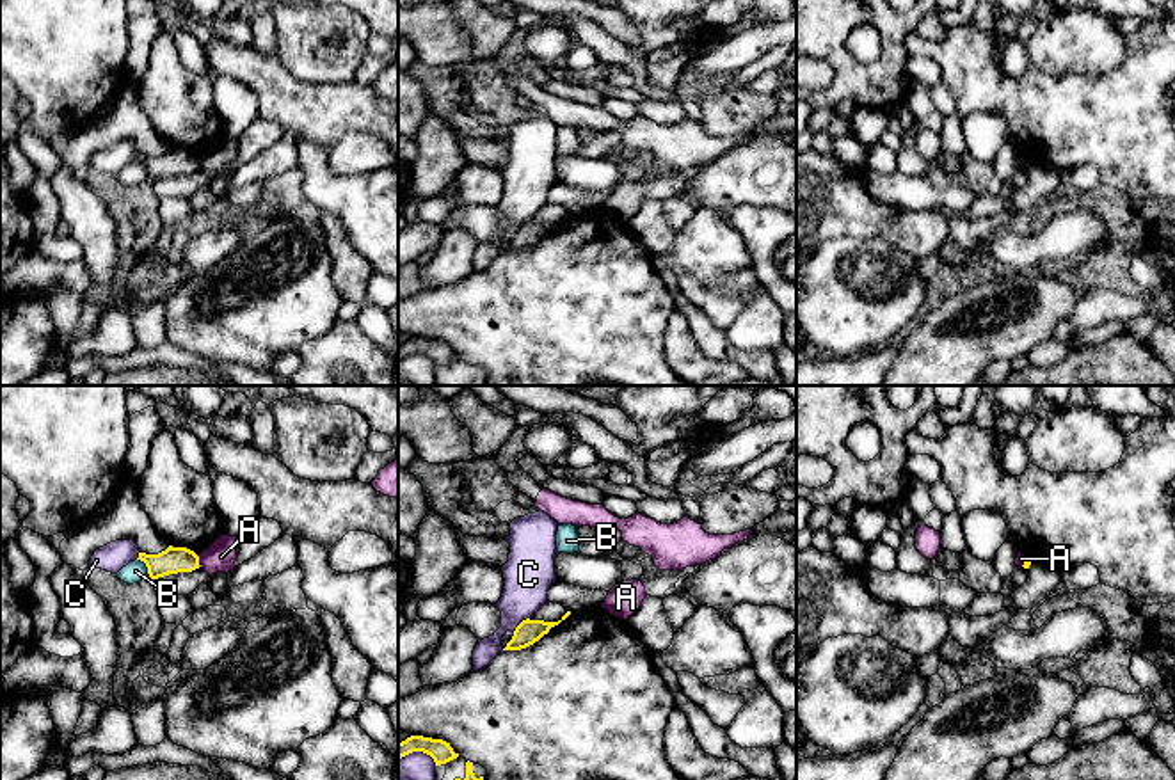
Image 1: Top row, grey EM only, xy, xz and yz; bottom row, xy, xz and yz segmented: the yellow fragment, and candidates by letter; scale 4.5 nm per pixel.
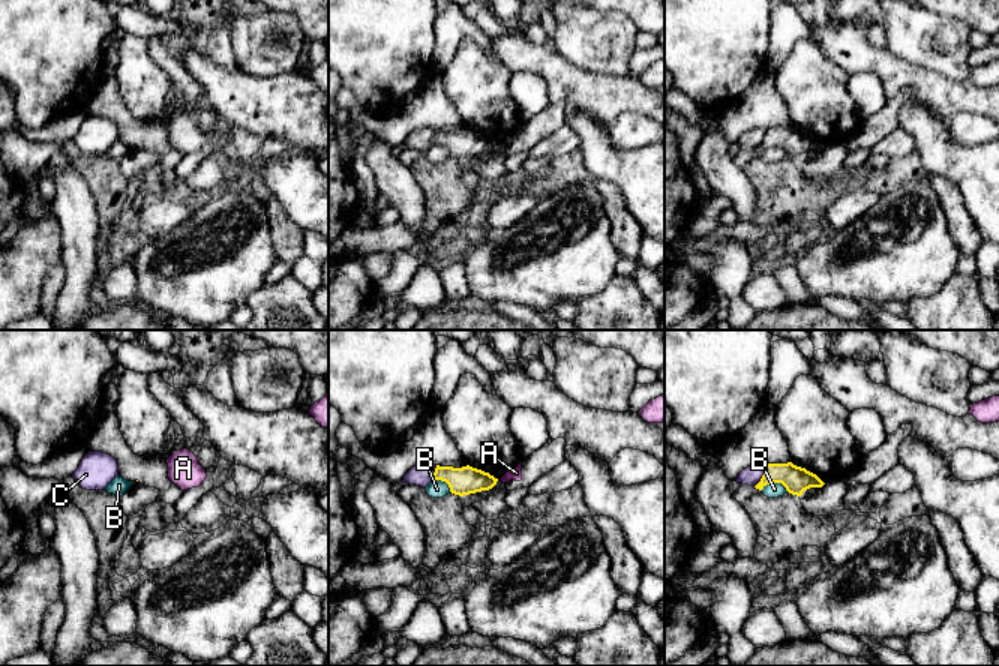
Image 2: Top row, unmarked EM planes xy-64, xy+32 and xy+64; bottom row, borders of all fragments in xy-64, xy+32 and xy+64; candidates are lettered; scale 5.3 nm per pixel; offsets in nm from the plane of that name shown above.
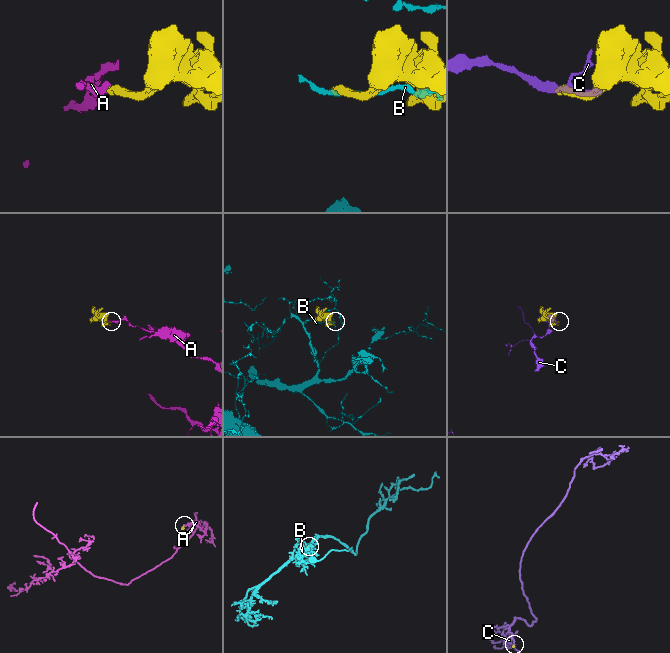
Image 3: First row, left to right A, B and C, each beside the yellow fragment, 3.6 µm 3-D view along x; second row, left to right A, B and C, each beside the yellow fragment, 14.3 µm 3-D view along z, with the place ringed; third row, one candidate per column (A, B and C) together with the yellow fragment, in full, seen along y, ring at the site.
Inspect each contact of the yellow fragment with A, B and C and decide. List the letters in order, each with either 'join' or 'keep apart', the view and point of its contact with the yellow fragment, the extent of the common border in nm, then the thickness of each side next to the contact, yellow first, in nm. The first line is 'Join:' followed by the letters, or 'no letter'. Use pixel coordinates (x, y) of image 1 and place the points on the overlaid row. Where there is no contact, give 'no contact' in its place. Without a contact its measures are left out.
Join: no letter
A: keep apart; contact xy (198, 560); length 60 nm; calibres 120 and 140 nm
B: keep apart; contact xy (146, 565); length 110 nm; calibres 120 and 100 nm
C: keep apart; contact xz (523, 620); length 90 nm; calibres 110 and 220 nm

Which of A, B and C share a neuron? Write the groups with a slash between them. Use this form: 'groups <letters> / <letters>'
groups A / B / C

